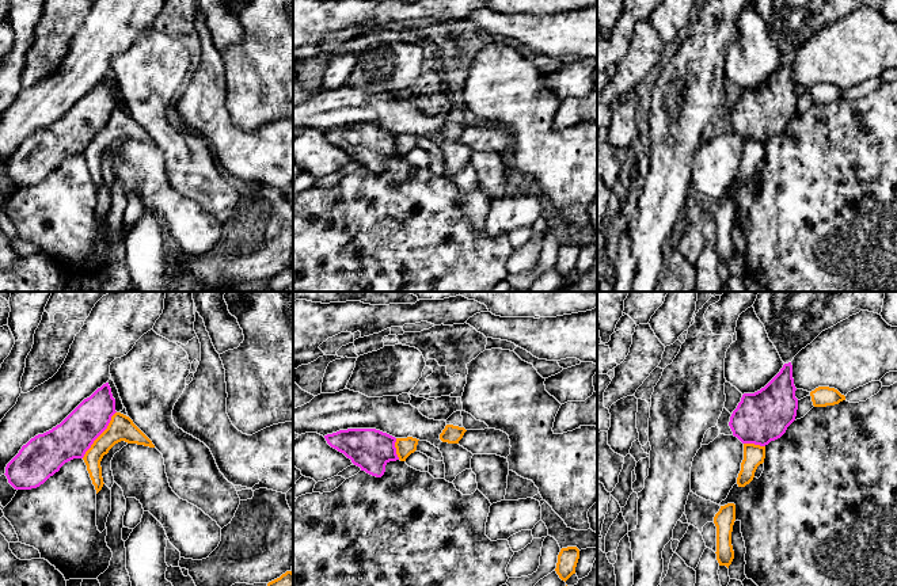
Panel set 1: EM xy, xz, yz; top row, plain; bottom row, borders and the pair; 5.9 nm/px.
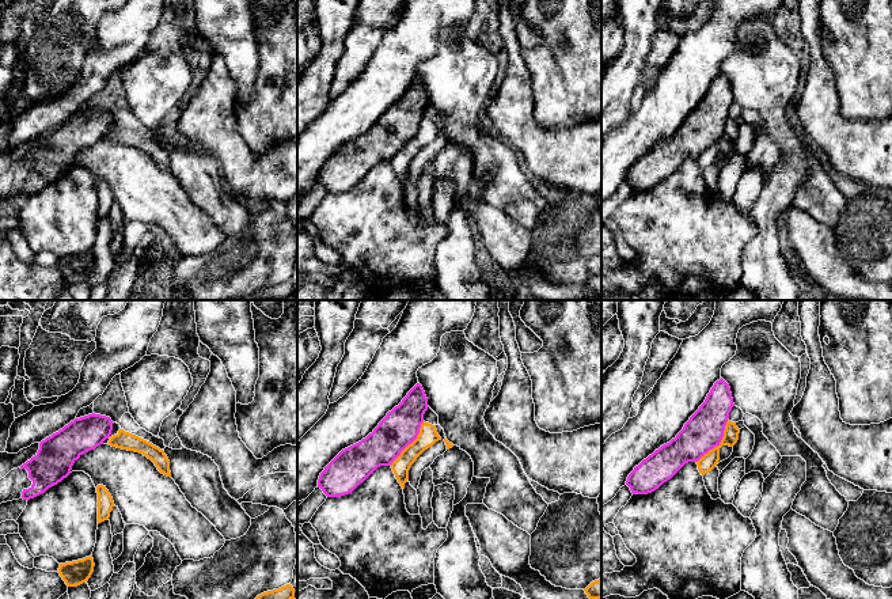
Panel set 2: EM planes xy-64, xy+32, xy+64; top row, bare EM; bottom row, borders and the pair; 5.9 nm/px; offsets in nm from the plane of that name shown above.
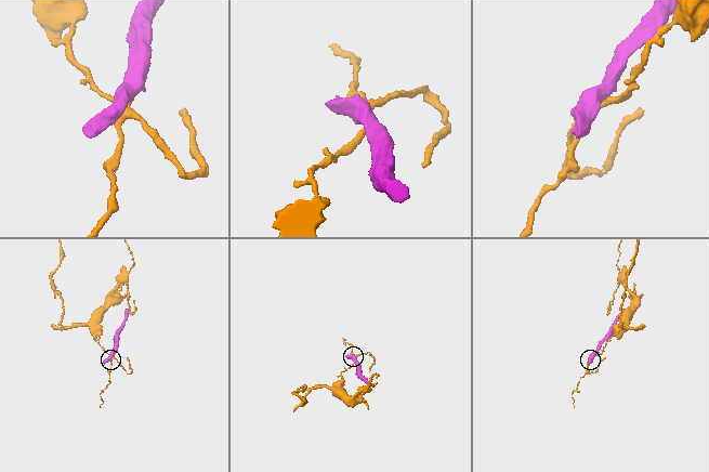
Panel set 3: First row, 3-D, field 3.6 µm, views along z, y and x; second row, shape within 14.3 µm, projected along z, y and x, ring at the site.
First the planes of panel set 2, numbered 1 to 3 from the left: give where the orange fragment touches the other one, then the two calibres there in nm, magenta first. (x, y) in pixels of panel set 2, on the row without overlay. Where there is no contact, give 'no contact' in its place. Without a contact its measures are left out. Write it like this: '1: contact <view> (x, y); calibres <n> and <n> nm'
1: no contact
2: contact xy+32 (410, 139); calibres 220 and 120 nm
3: contact xy+64 (718, 139); calibres 220 and 100 nm

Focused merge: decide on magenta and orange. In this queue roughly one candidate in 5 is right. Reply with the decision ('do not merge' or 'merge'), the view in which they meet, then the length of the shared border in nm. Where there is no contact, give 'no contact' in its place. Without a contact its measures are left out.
do not merge | xy | 340 nm

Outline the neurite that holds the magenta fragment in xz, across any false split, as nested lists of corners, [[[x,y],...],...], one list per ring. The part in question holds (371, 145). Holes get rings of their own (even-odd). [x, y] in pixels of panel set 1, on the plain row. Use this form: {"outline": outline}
{"outline": [[[347,125],[324,132],[327,140],[343,149],[366,170],[381,174],[389,157],[399,156],[396,134],[376,125]]]}

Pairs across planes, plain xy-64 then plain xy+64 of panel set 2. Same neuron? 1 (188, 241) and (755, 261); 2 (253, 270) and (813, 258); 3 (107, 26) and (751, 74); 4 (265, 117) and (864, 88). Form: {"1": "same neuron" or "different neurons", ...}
{"1": "different neurons", "2": "different neurons", "3": "different neurons", "4": "same neuron"}

